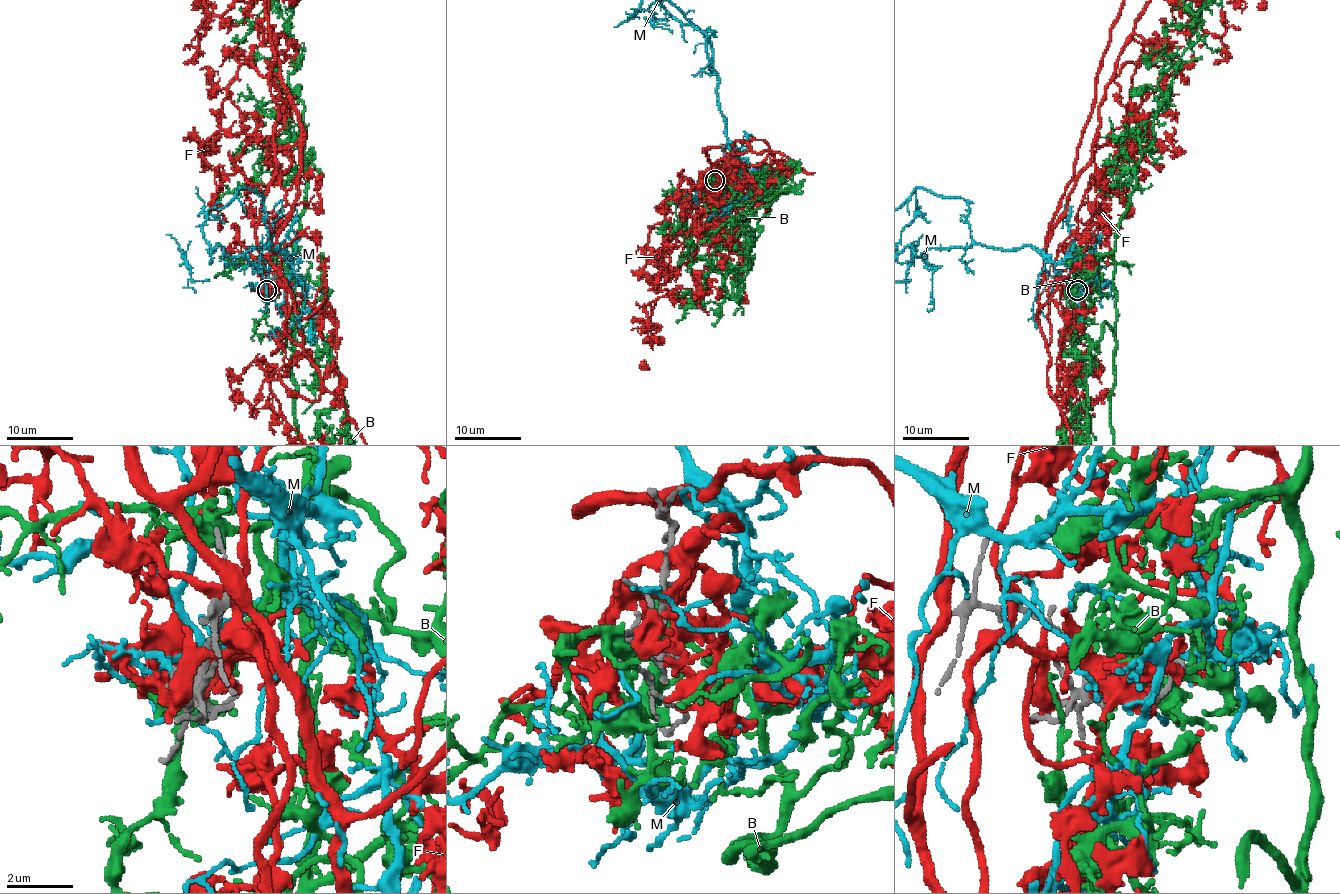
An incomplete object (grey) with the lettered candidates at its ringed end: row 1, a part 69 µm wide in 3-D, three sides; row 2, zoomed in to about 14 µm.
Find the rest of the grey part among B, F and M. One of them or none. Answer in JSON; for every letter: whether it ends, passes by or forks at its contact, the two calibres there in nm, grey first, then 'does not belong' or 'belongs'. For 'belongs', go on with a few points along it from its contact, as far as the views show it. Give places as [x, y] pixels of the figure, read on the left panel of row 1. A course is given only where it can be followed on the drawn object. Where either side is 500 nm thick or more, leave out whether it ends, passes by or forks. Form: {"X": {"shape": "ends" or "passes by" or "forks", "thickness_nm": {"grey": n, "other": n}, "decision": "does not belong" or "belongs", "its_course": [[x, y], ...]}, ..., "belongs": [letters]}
{"B": {"shape": "passes by", "thickness_nm": {"grey": 420, "other": 220}, "decision": "does not belong"}, "F": {"shape": "forks", "thickness_nm": {"grey": 360, "other": 320}, "decision": "does not belong"}, "M": {"shape": "forks", "thickness_nm": {"grey": 420, "other": 140}, "decision": "belongs"}, "belongs": ["M"]}

